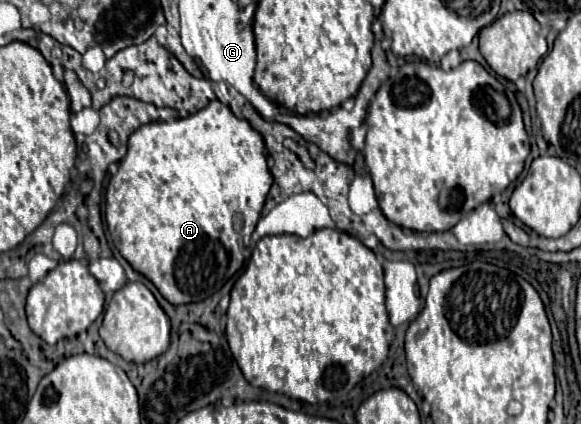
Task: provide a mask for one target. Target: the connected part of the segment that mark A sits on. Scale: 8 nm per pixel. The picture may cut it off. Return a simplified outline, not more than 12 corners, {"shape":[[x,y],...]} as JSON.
{"shape":[[229,105],[141,125],[109,179],[127,263],[217,293],[273,185]]}

